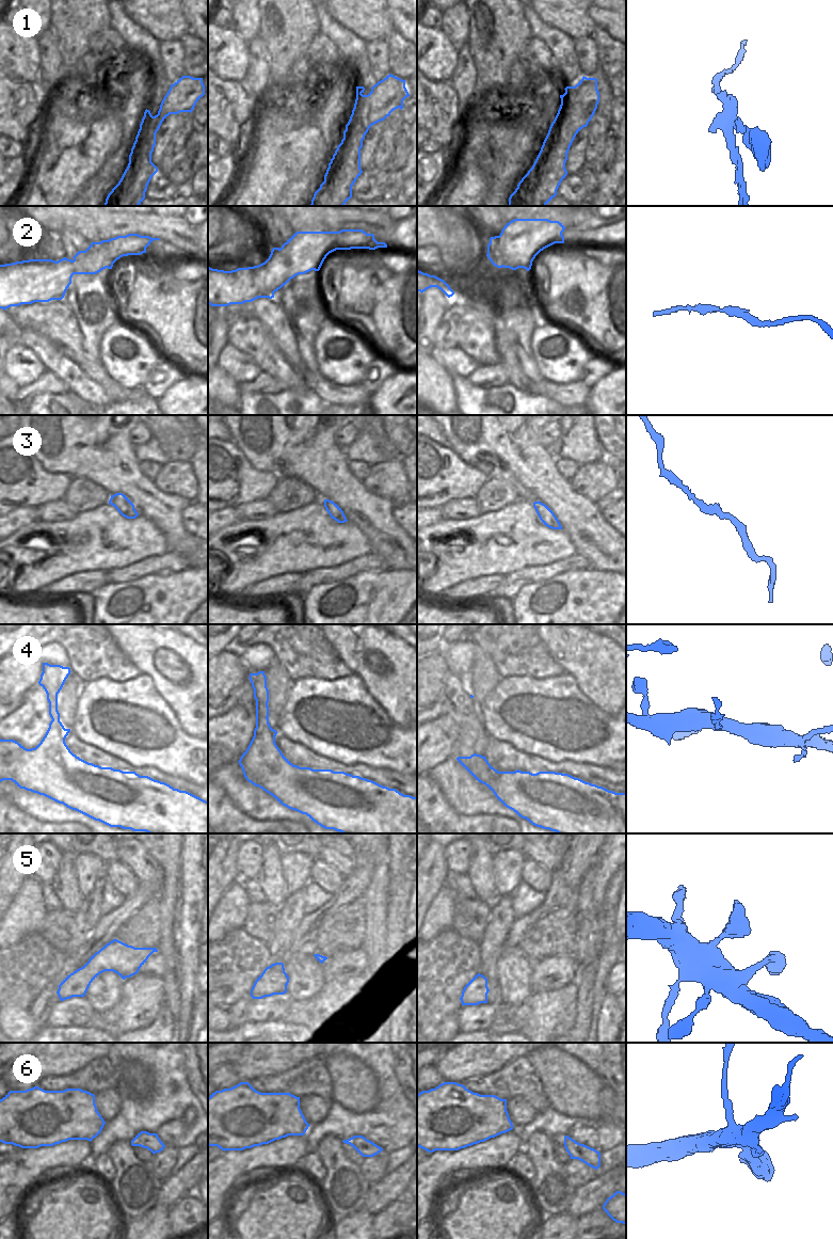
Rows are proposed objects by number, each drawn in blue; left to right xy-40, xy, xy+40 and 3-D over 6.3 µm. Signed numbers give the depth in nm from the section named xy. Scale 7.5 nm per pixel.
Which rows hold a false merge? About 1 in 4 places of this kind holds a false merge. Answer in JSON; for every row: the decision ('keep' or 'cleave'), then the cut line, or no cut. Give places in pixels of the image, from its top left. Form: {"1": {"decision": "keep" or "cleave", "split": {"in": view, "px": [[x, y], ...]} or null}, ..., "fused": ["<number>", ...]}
{"1": {"decision": "cleave", "split": {"in": "xy+40", "px": [[567, 151], [554, 151], [541, 180], [514, 191]]}}, "2": {"decision": "keep", "split": null}, "3": {"decision": "keep", "split": null}, "4": {"decision": "cleave", "split": {"in": "xy", "px": [[256, 713], [262, 713], [267, 717]]}}, "5": {"decision": "keep", "split": null}, "6": {"decision": "keep", "split": null}, "fused": ["1", "4"]}

